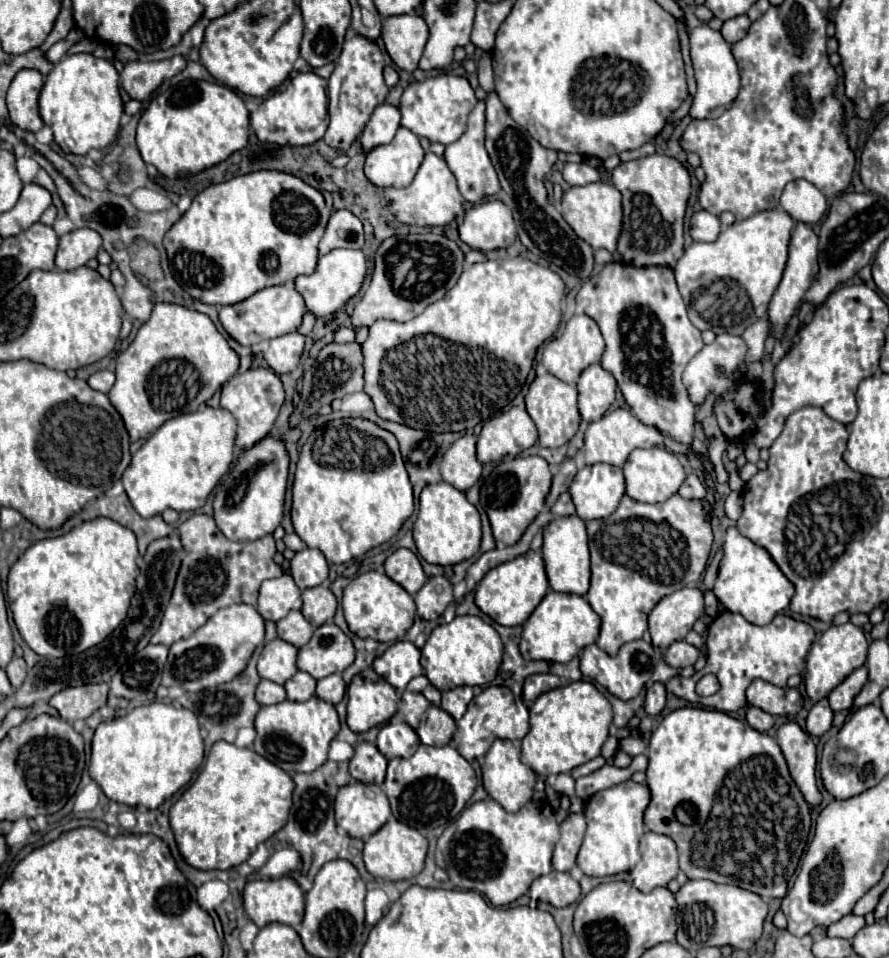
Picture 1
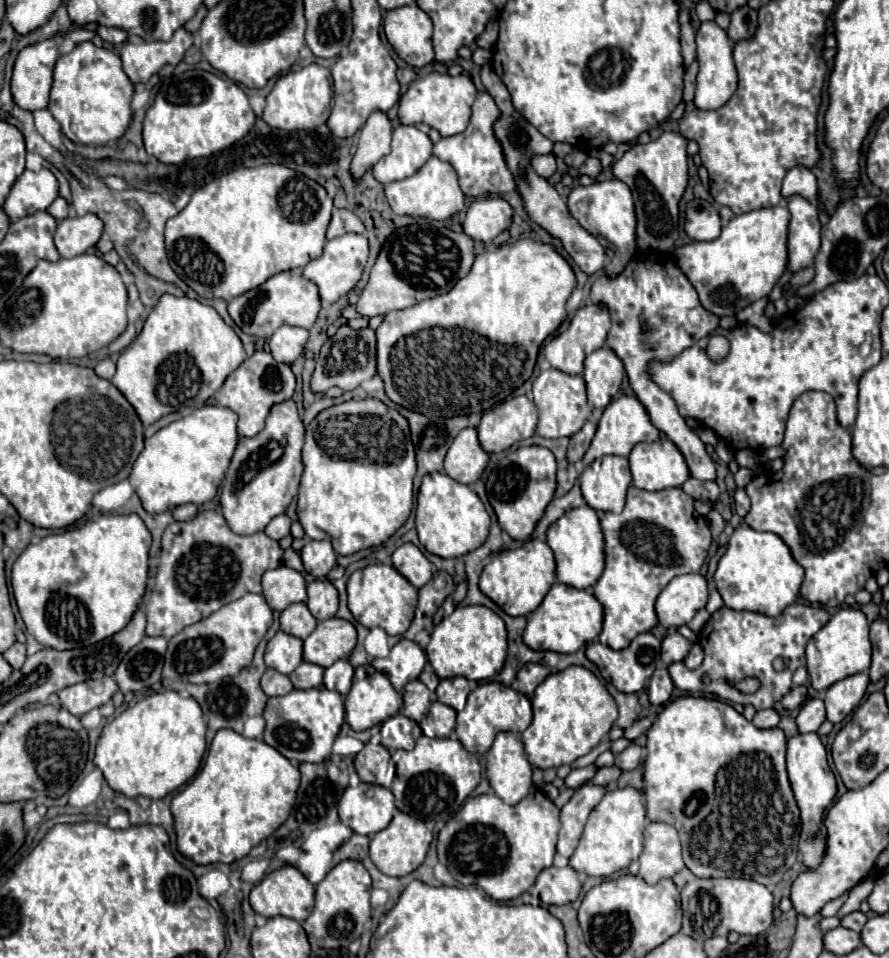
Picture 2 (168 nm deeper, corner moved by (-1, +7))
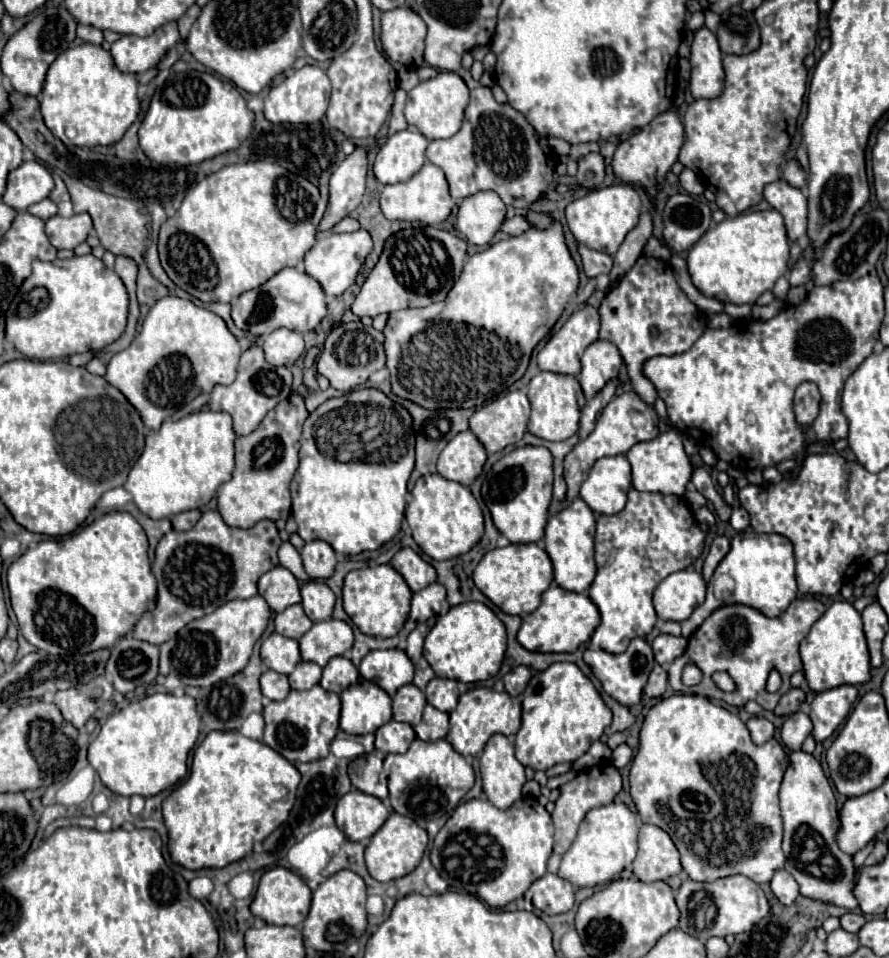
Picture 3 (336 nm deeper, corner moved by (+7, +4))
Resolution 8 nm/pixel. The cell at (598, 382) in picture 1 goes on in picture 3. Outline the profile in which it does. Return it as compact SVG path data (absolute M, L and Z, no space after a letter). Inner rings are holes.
M595 340L581 356L583 370L577 376L585 398L593 398L611 378L615 378L621 364L619 348L613 342Z

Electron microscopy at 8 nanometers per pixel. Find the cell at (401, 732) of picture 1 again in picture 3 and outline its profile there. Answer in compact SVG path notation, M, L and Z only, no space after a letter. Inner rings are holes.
M387 722L375 732L375 748L383 754L389 752L407 752L409 744L415 740L415 732L405 722Z

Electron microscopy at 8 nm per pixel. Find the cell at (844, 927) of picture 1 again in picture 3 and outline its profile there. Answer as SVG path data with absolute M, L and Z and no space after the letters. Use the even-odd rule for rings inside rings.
M847 912L841 916L841 928L847 930L847 932L859 932L859 928L867 922L867 918L859 912Z

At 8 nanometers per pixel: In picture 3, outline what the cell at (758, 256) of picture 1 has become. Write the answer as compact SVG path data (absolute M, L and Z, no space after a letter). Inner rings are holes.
M753 210L743 212L735 218L725 218L715 228L709 228L701 240L689 250L687 256L689 274L693 278L693 284L709 298L717 298L719 302L731 302L731 304L755 304L755 300L773 288L777 278L787 274L789 268L789 238L783 224L783 216L777 210Z

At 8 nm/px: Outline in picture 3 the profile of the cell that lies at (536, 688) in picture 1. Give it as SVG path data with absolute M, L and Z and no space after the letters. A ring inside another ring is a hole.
M519 666L519 668L513 668L511 672L507 672L501 680L503 680L505 692L507 692L509 696L513 696L513 698L515 698L515 696L519 696L519 694L525 690L525 686L527 686L529 678L531 678L529 668Z

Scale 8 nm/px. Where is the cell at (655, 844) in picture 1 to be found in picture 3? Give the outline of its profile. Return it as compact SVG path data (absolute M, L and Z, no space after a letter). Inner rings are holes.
M643 824L639 830L639 852L633 860L633 866L627 867L620 878L637 878L643 882L667 880L669 876L679 874L681 862L679 852L667 832L659 826Z

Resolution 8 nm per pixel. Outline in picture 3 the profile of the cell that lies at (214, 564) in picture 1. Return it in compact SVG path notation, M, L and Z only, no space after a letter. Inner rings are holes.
M217 510L203 512L201 520L189 532L171 530L157 546L153 574L157 578L157 608L145 612L133 628L137 640L161 646L185 624L215 612L235 598L253 598L257 580L279 564L277 550L281 538L275 522L261 520L253 528L231 528Z

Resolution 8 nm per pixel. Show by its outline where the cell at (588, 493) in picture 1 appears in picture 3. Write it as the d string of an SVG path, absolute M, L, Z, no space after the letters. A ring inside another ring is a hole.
M623 454L599 458L581 486L581 498L597 514L617 514L625 508L631 488L631 466Z

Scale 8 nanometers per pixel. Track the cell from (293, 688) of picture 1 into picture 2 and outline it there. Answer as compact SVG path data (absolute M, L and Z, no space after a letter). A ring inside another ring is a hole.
M301 663L291 675L291 683L295 689L313 689L313 687L321 687L323 683L323 667L313 665L313 663Z

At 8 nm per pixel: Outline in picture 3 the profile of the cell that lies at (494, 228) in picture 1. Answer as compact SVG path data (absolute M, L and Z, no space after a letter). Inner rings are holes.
M477 192L463 198L457 212L457 232L471 244L485 246L505 220L505 204L497 192Z

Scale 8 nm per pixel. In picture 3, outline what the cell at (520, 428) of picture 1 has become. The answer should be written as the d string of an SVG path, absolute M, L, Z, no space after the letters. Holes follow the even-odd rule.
M513 390L477 410L469 418L469 428L481 440L485 450L493 454L523 438L529 414L531 408L525 392Z

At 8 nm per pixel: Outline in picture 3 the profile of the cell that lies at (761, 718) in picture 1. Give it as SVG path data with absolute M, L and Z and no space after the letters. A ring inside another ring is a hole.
M753 716L753 718L749 718L747 728L749 728L751 740L753 740L755 744L765 744L765 742L771 740L773 734L775 734L775 726L773 726L767 718L763 718L763 716Z

